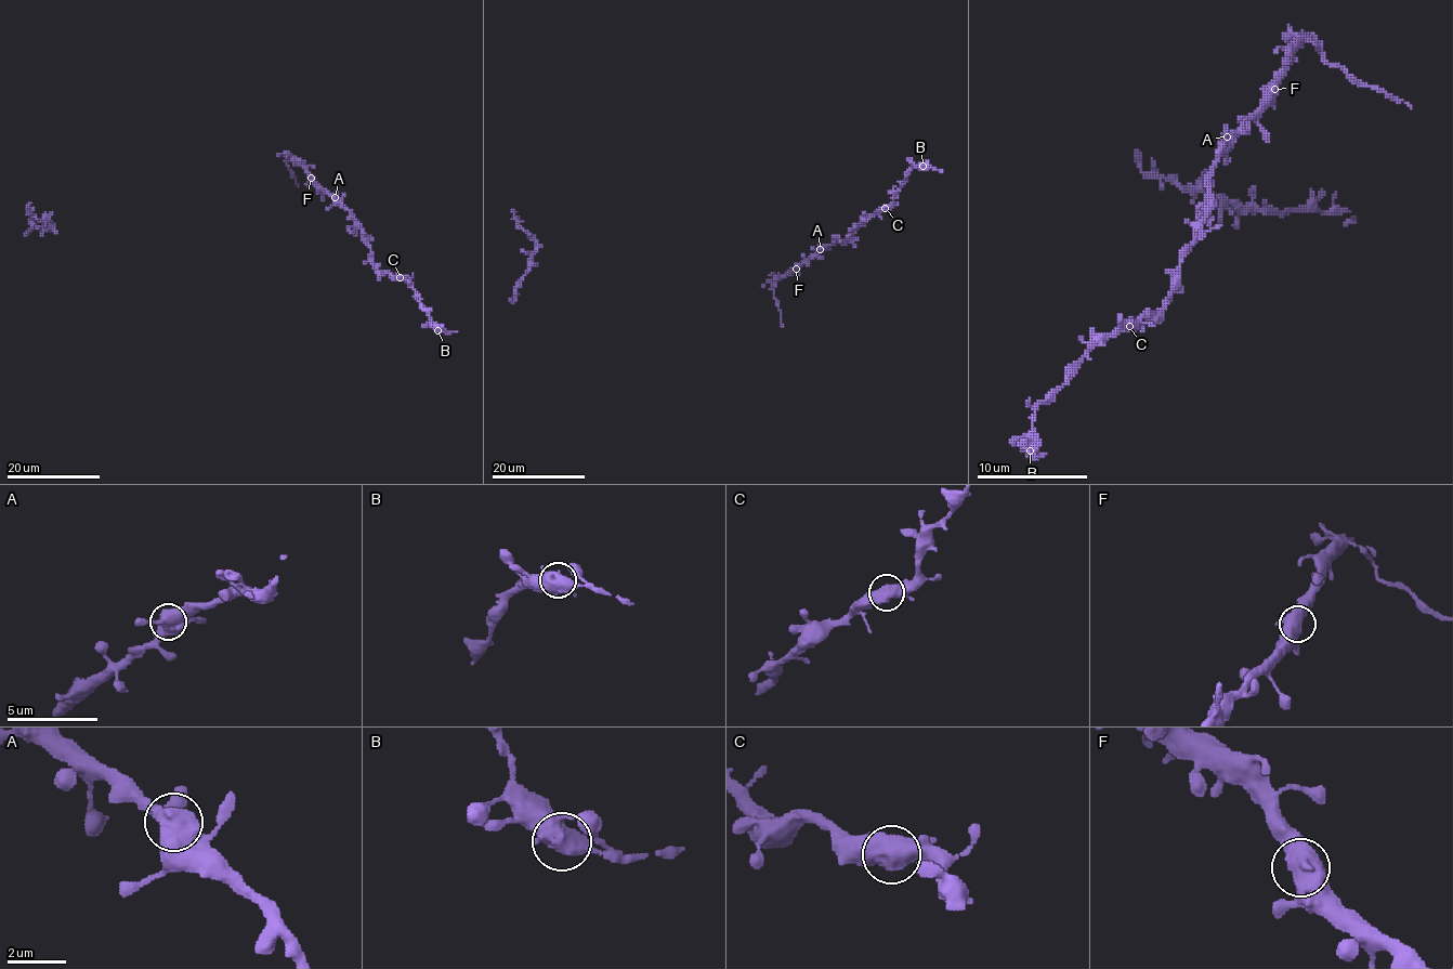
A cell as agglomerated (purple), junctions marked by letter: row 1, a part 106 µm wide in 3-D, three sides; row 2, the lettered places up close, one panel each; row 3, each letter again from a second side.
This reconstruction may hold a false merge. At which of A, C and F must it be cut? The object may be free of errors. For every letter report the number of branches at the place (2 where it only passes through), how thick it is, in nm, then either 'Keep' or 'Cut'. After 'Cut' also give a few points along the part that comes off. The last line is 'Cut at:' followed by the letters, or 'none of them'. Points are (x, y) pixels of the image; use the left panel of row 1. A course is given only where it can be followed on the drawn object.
A: Branches: 2. Thickness 700 nm. Keep
C: Branches: 2. Thickness 750 nm. Keep
F: Branches: 3. Thickness 480 nm. Keep
Cut at: none of them

